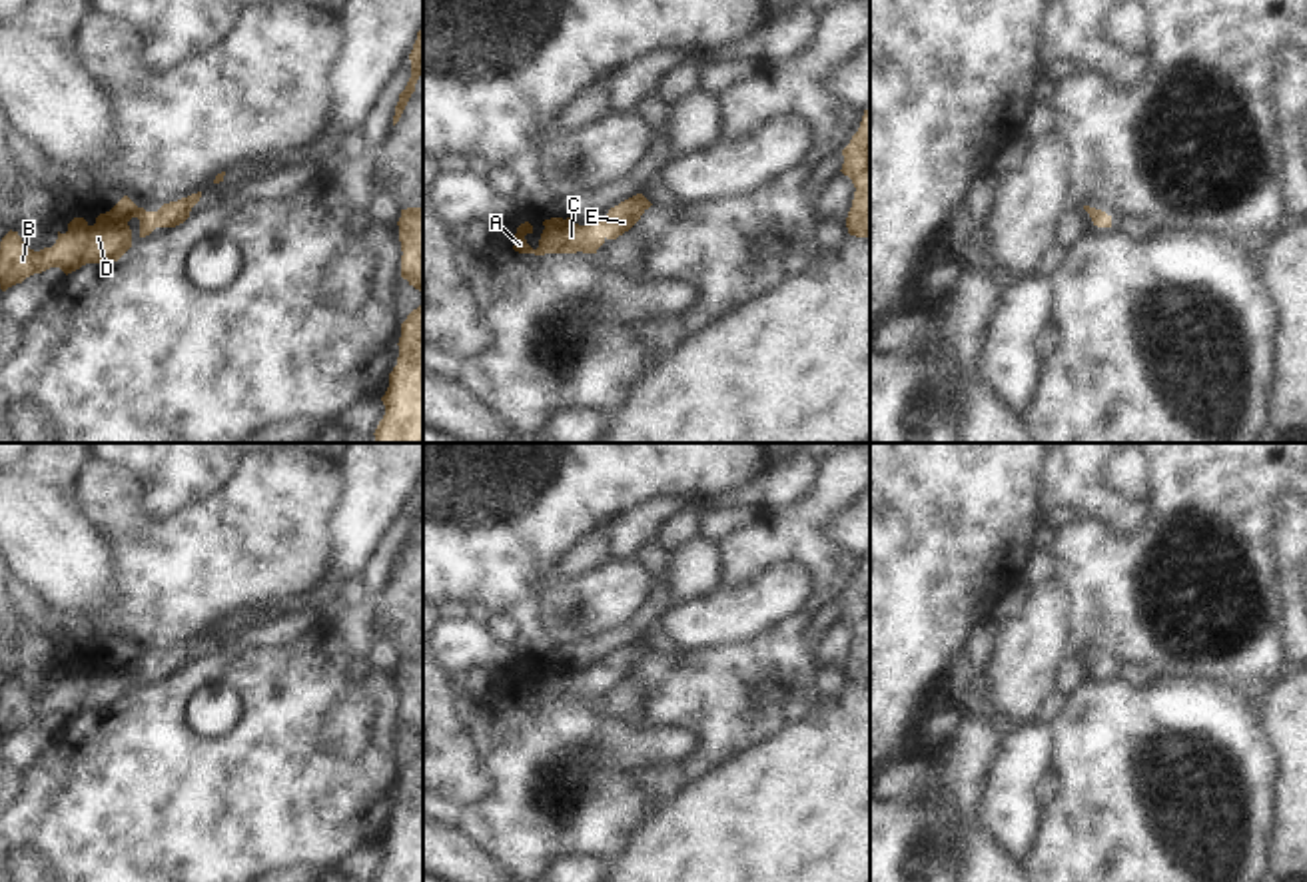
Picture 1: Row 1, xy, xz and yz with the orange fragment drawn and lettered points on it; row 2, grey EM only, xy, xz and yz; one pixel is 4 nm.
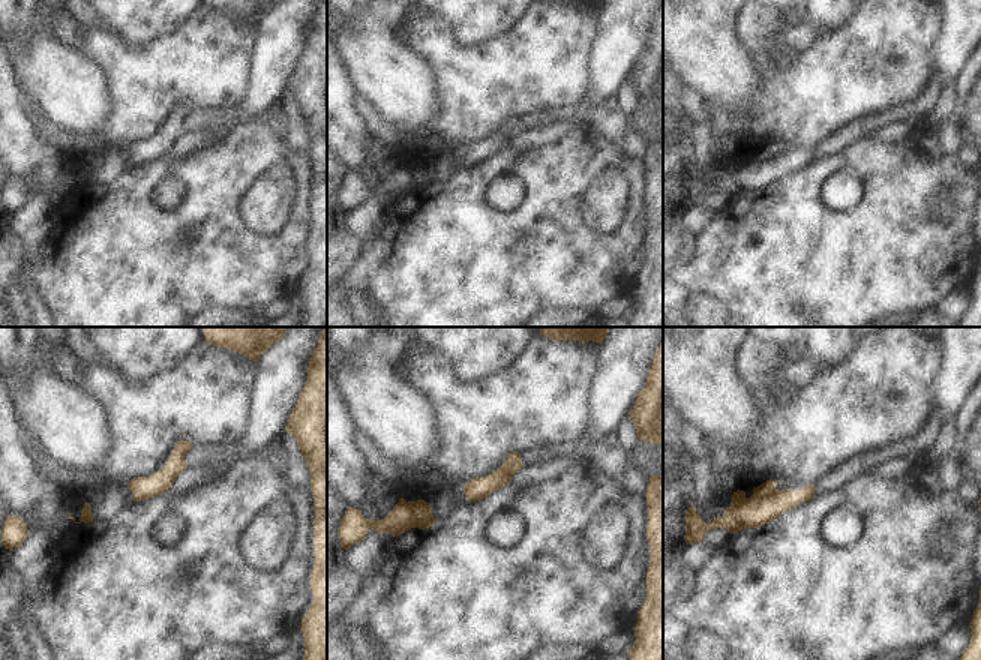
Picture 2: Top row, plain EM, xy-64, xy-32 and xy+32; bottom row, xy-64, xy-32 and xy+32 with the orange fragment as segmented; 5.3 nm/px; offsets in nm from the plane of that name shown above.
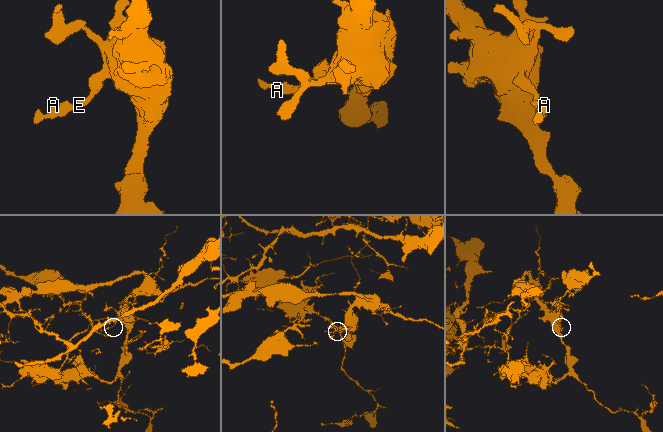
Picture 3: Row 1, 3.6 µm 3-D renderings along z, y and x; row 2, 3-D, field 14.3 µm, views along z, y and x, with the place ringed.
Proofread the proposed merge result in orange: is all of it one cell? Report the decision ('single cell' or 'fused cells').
single cell

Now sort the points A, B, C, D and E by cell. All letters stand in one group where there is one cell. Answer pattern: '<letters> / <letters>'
A B C D E

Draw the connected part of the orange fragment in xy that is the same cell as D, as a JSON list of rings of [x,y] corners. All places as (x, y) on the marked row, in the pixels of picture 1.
[[[202,192],[164,204],[158,212],[146,212],[124,196],[110,212],[100,214],[94,225],[84,218],[74,218],[68,231],[58,231],[56,243],[40,251],[30,249],[18,231],[10,229],[0,241],[0,289],[6,291],[50,267],[60,267],[68,275],[86,263],[100,263],[102,267],[114,263],[132,247],[128,225],[132,218],[140,220],[140,237],[146,237],[156,227],[184,223],[200,198]]]

